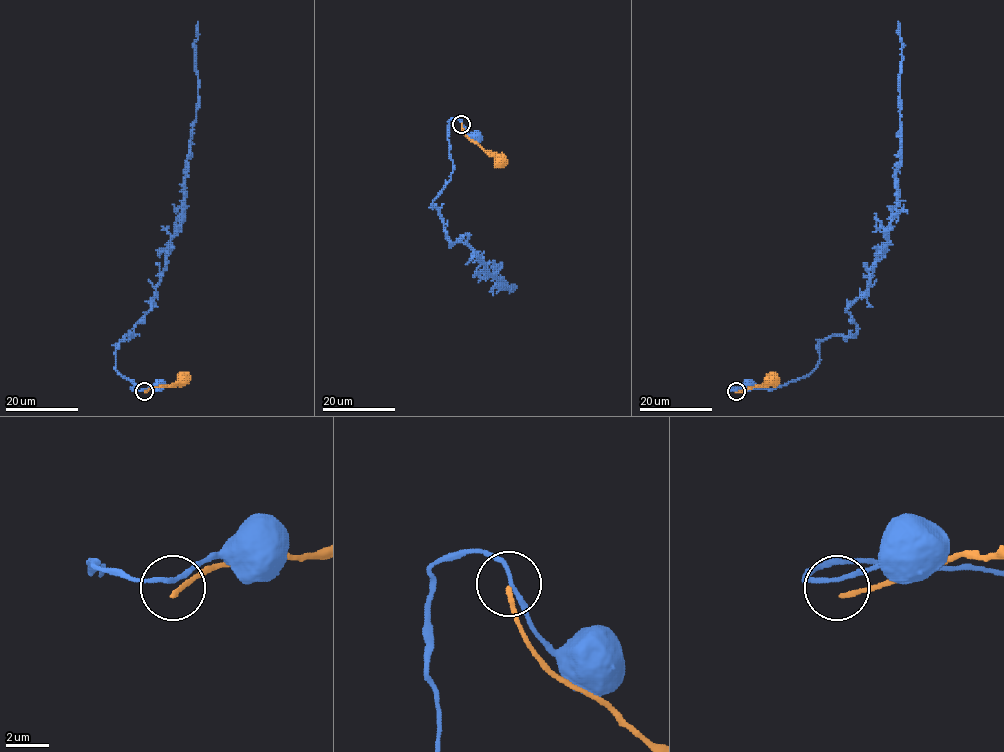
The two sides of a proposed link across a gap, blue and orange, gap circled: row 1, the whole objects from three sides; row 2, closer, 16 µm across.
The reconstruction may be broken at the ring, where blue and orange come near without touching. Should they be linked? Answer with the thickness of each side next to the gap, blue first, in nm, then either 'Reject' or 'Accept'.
Thickness 180 nm (blue) against 220 nm. Reject

